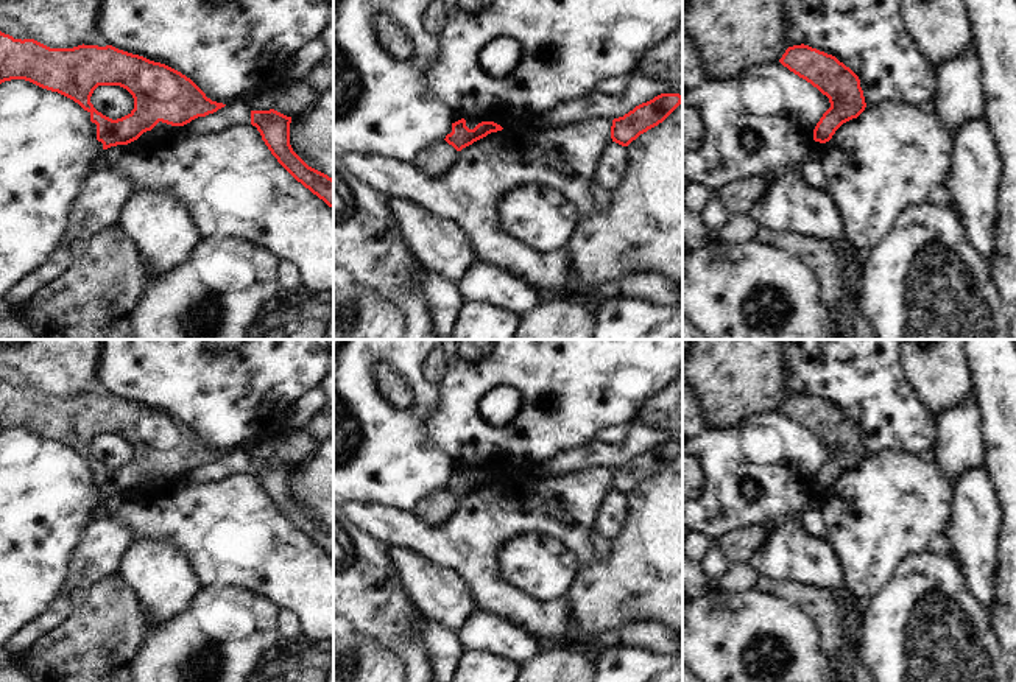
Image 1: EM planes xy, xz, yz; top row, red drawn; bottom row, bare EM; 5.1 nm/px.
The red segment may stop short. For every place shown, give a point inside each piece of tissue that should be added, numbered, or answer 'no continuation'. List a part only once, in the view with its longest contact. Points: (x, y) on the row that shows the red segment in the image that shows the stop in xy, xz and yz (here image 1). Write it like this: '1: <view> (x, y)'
no continuation.

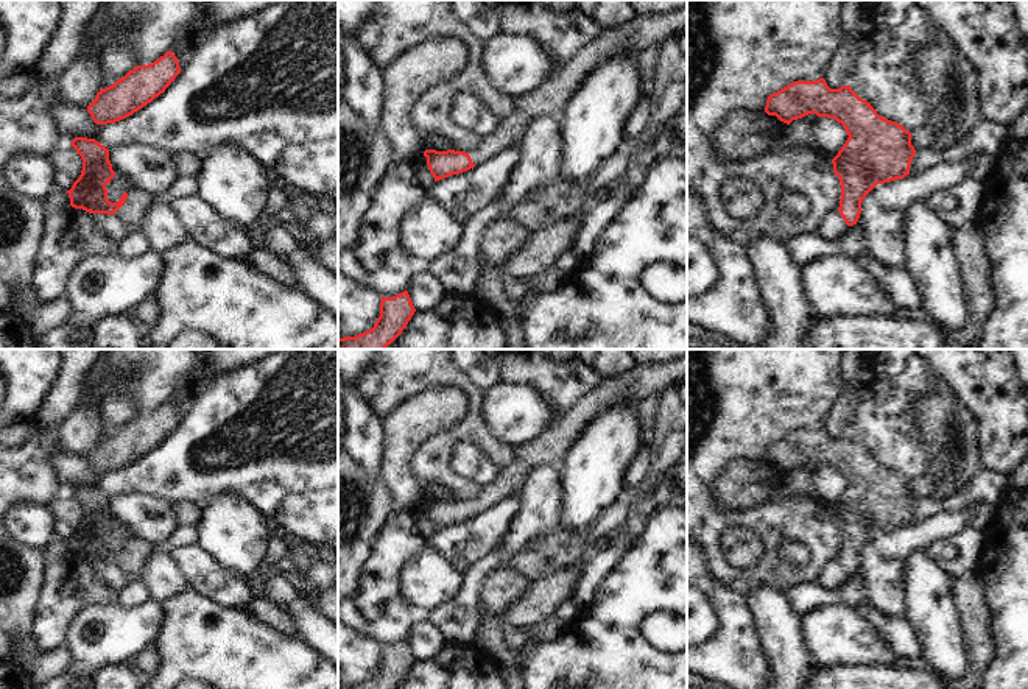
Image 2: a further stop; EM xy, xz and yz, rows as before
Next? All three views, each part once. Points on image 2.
1: xy (136, 206).

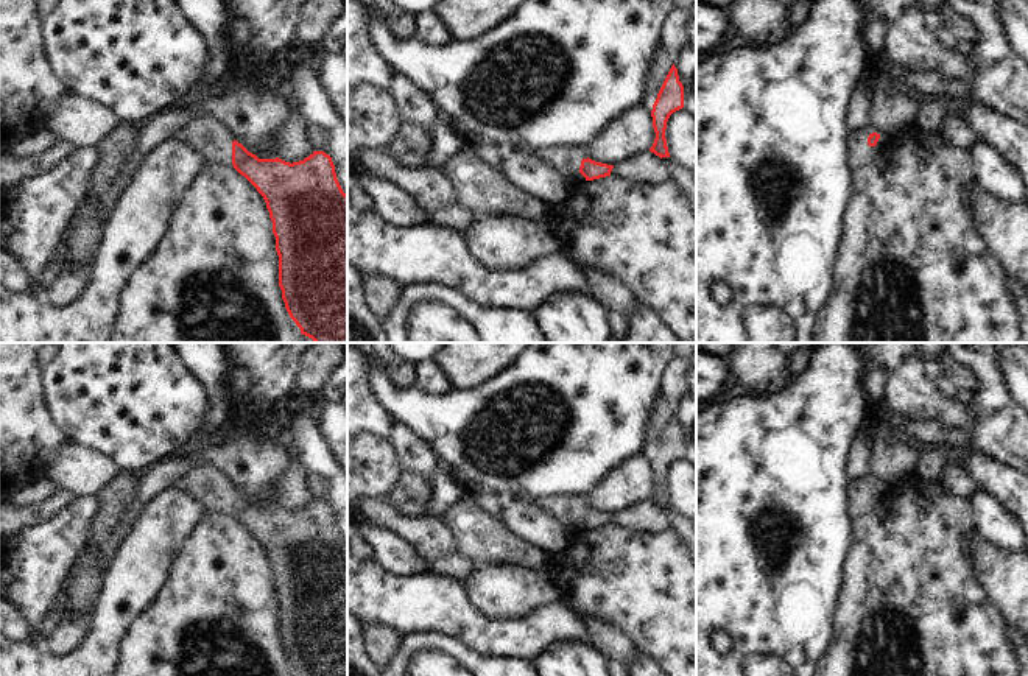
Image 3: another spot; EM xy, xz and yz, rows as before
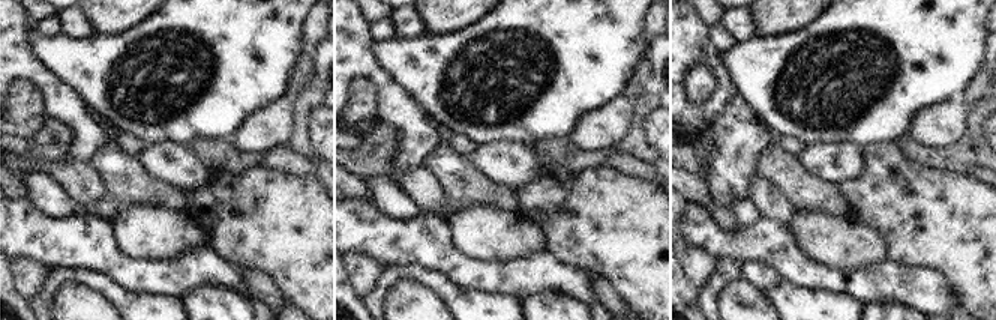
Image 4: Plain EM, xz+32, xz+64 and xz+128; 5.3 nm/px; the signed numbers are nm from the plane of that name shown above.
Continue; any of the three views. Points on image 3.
1: yz (860, 154).

